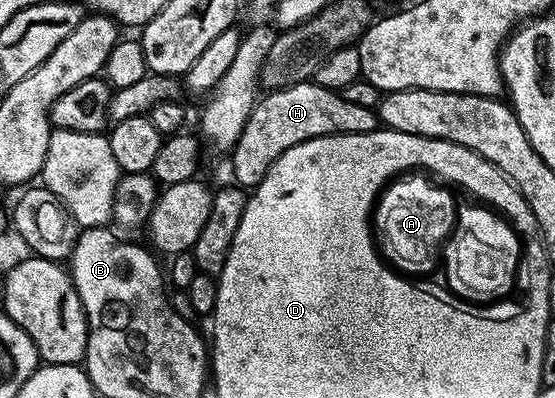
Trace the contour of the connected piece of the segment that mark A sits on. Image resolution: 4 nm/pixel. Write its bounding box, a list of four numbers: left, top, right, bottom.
[370,167,458,275]

